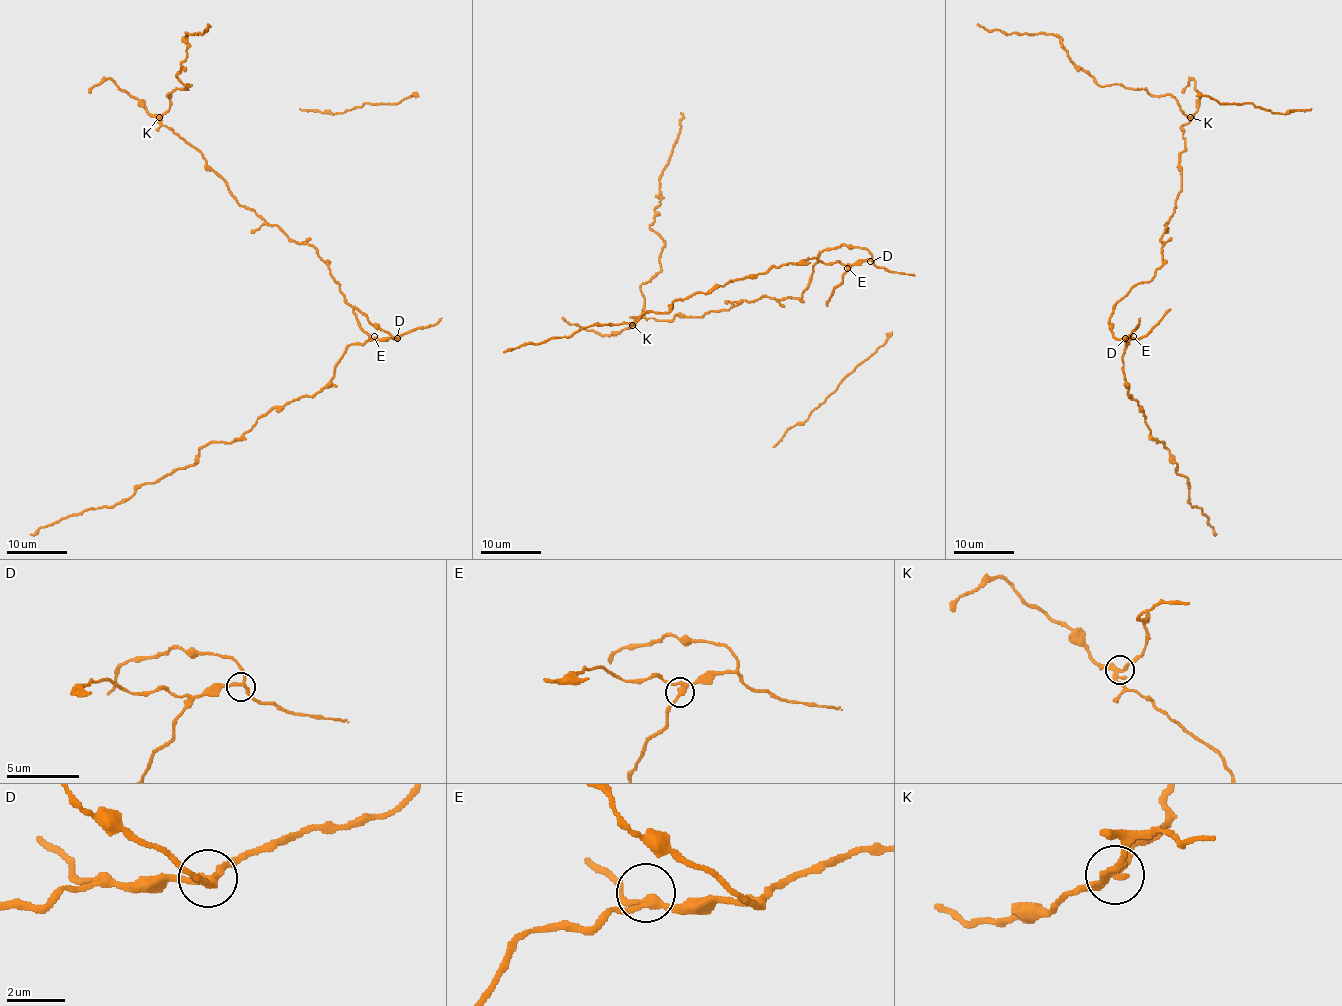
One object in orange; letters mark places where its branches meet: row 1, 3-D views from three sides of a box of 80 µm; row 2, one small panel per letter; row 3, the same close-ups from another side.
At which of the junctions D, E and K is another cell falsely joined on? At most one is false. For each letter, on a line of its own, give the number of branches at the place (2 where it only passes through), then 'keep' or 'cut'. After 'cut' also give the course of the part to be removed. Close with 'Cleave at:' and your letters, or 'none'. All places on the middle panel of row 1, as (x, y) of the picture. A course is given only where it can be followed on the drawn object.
D: 3 branches meet; keep
E: 3 branches meet; keep
K: 3 branches meet; cut; foreign part runs (632, 326), (644, 309), (640, 286), (661, 270), (664, 239), (650, 224), (681, 112)
Cleave at: K

